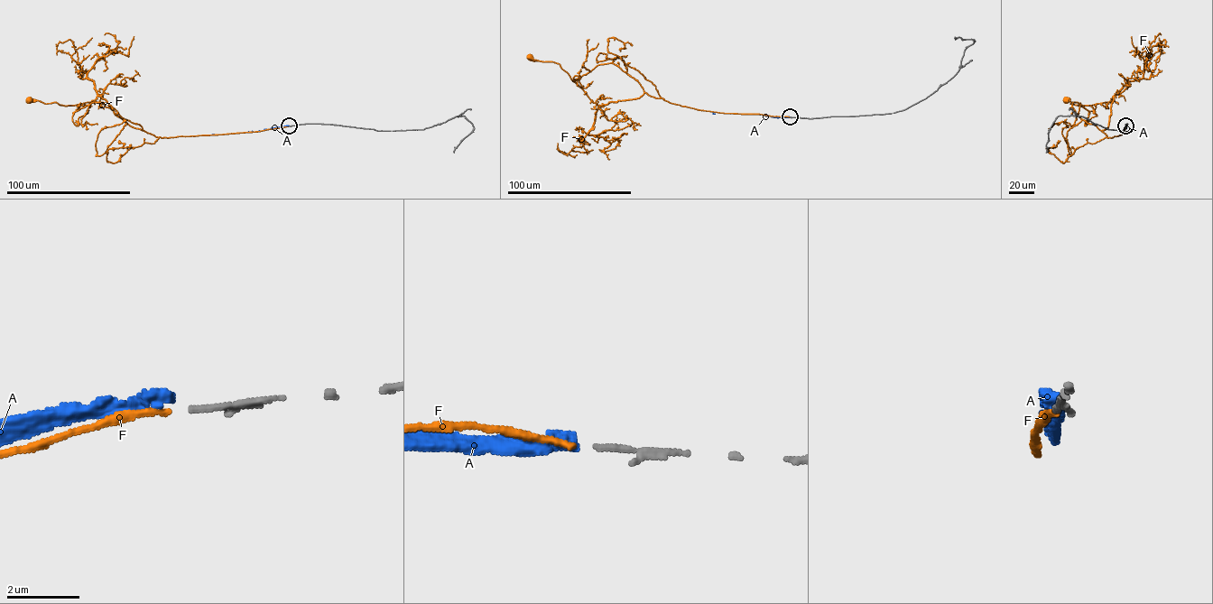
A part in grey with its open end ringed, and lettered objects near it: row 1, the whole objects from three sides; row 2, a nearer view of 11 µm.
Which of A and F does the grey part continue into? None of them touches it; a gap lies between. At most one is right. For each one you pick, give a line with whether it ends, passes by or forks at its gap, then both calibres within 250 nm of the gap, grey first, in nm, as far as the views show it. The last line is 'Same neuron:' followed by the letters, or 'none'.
F: it ends; calibres 170 and 170 nm
Same neuron: F

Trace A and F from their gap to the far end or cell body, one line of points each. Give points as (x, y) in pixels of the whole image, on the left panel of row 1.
A: (289, 125), (212, 134)
F: (288, 126), (258, 131), (161, 137), (129, 125), (99, 97), (73, 105), (29, 99)

